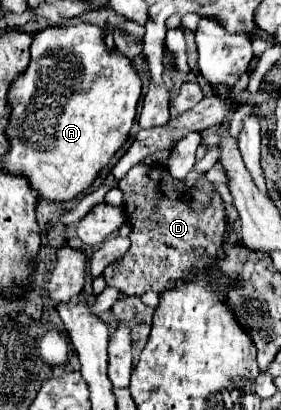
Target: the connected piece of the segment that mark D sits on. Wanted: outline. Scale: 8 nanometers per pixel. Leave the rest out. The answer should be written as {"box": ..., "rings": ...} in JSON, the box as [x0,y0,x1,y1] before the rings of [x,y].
{"box":[103,166,227,296],"rings":[[[135,166],[123,180],[119,180],[117,186],[123,192],[123,210],[131,224],[131,246],[117,262],[105,268],[103,278],[109,286],[127,296],[141,296],[149,290],[159,294],[163,288],[171,288],[175,280],[183,278],[191,268],[201,268],[217,256],[227,224],[225,204],[205,174],[201,174],[193,186],[211,198],[211,202],[201,210],[193,210],[187,204],[183,180],[171,178],[169,174],[165,176],[165,170],[161,166]]]}

